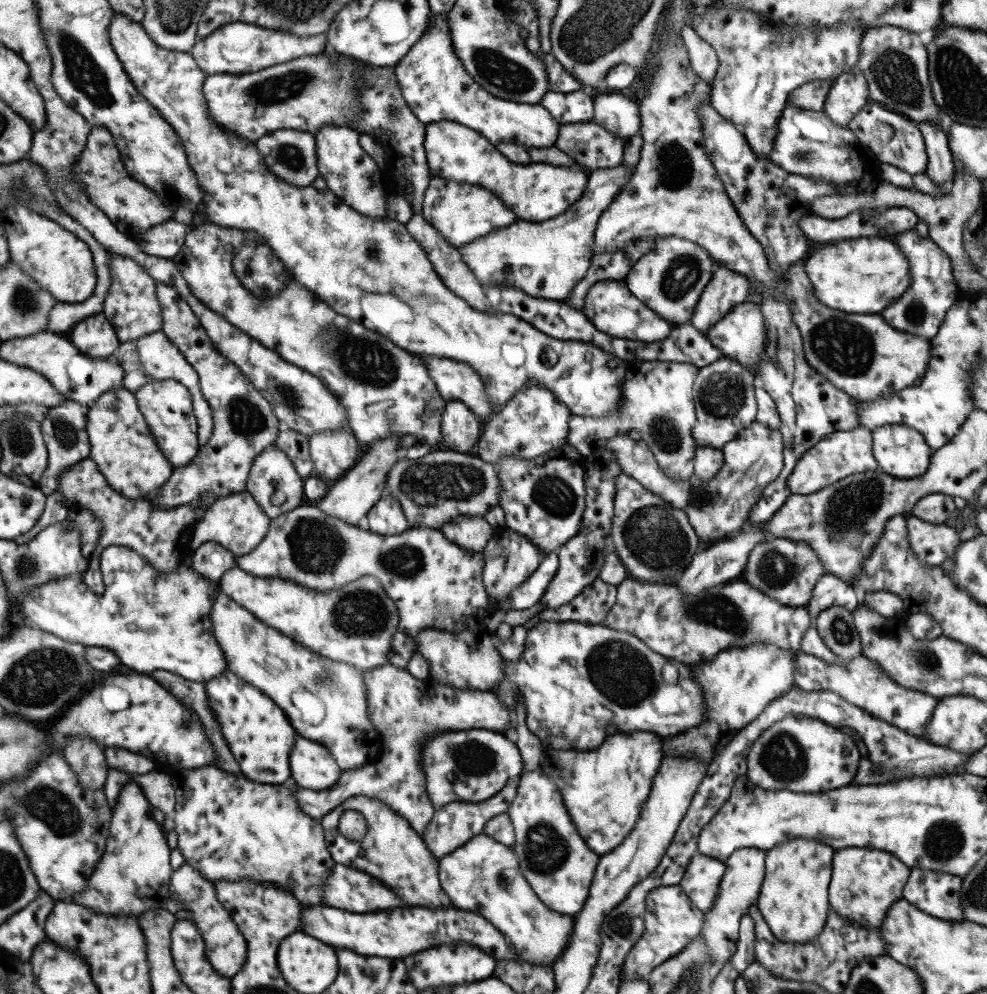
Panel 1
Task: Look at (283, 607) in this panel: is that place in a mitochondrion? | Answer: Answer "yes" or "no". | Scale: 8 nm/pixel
no

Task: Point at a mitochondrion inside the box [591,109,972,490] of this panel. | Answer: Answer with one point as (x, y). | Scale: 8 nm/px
(838, 345)

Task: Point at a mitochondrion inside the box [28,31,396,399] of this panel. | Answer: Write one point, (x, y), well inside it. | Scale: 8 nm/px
(266, 92)

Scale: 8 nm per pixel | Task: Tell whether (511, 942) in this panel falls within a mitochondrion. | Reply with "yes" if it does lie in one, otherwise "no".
no

